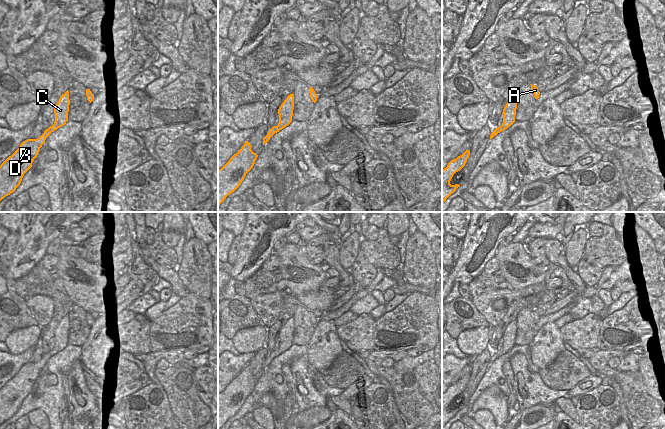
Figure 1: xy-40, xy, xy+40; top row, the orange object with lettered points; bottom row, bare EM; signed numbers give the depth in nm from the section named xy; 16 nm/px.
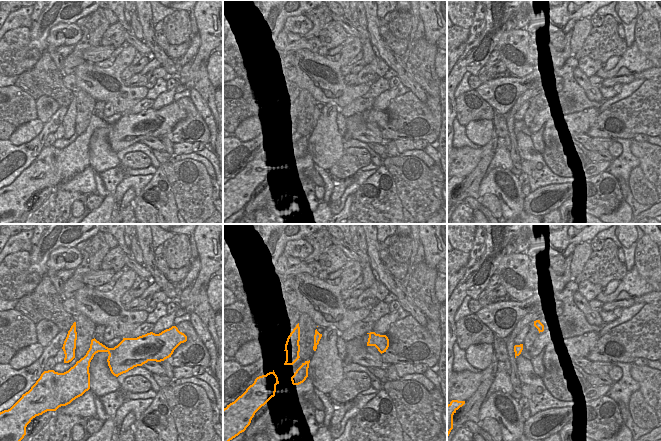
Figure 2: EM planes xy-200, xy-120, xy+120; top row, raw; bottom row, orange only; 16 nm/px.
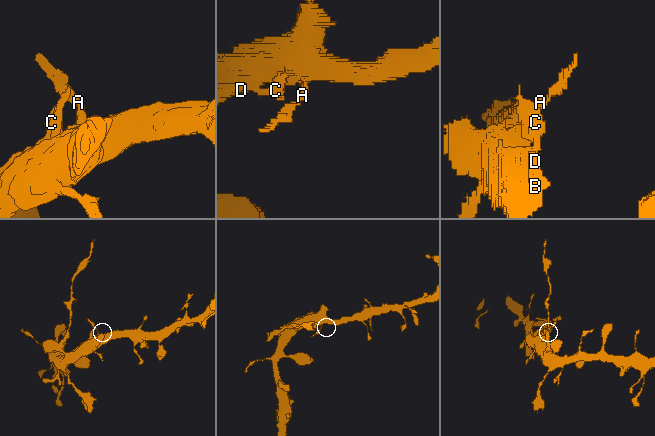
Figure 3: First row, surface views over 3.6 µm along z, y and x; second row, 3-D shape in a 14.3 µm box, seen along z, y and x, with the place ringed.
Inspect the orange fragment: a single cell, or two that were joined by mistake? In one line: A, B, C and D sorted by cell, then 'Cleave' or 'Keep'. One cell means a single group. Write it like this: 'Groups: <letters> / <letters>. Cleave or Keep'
Groups: A B C D. Keep.

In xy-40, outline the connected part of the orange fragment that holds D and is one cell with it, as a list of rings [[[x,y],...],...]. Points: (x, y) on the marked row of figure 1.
[[[69,91],[55,105],[55,122],[37,139],[23,141],[19,148],[0,165],[0,201],[13,193],[20,185],[24,174],[32,167],[46,138],[68,121]]]

